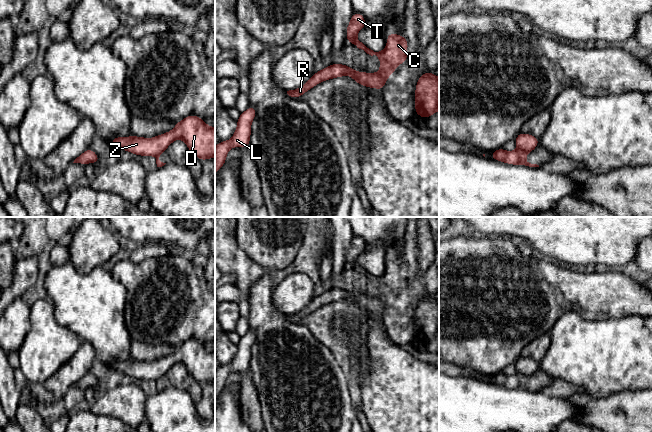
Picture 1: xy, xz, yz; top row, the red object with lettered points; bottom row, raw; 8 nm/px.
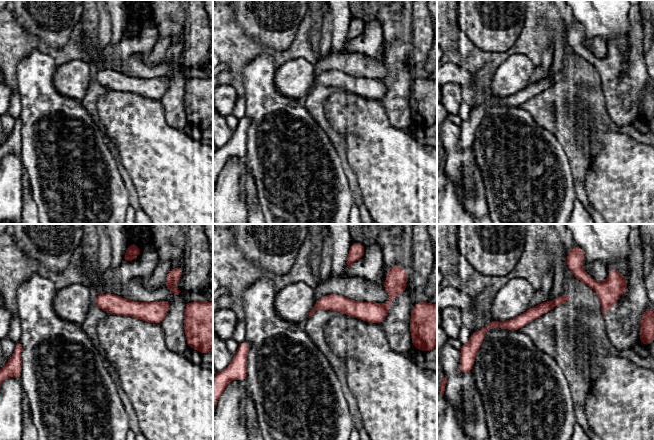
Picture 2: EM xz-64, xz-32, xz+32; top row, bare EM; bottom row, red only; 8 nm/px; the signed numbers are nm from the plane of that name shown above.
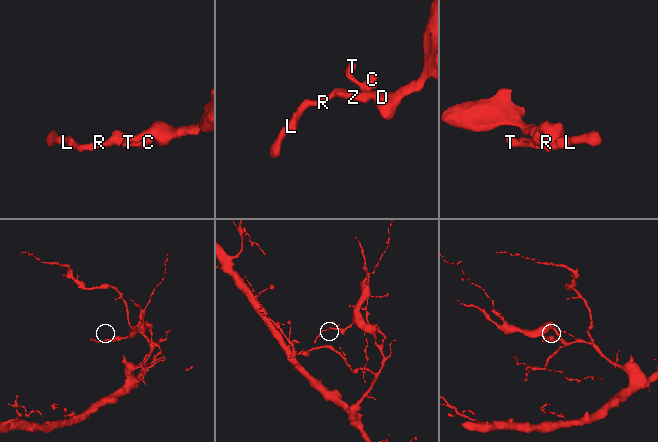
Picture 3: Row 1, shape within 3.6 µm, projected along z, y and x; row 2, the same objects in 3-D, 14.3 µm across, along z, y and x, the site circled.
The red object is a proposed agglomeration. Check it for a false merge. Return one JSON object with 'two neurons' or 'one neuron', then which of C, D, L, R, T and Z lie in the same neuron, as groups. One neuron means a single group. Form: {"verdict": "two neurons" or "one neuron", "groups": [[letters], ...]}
{"verdict": "two neurons", "groups": [["C", "T"], ["D", "L", "R", "Z"]]}

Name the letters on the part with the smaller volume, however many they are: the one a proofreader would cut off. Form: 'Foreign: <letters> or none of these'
Foreign: C, T

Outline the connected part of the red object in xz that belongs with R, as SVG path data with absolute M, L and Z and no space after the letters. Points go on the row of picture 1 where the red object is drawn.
M331 64L324 69L316 72L300 88L289 90L287 94L294 98L300 98L304 93L318 85L322 81L349 75L359 85L383 90L387 78L377 73L358 72L344 64Z

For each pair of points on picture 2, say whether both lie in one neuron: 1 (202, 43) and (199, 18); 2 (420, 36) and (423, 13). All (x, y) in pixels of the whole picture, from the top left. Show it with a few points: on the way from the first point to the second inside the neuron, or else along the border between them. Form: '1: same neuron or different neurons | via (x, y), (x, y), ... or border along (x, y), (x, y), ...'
1: same neuron | via (199, 37), (199, 24)
2: same neuron | via (422, 30), (422, 19)

